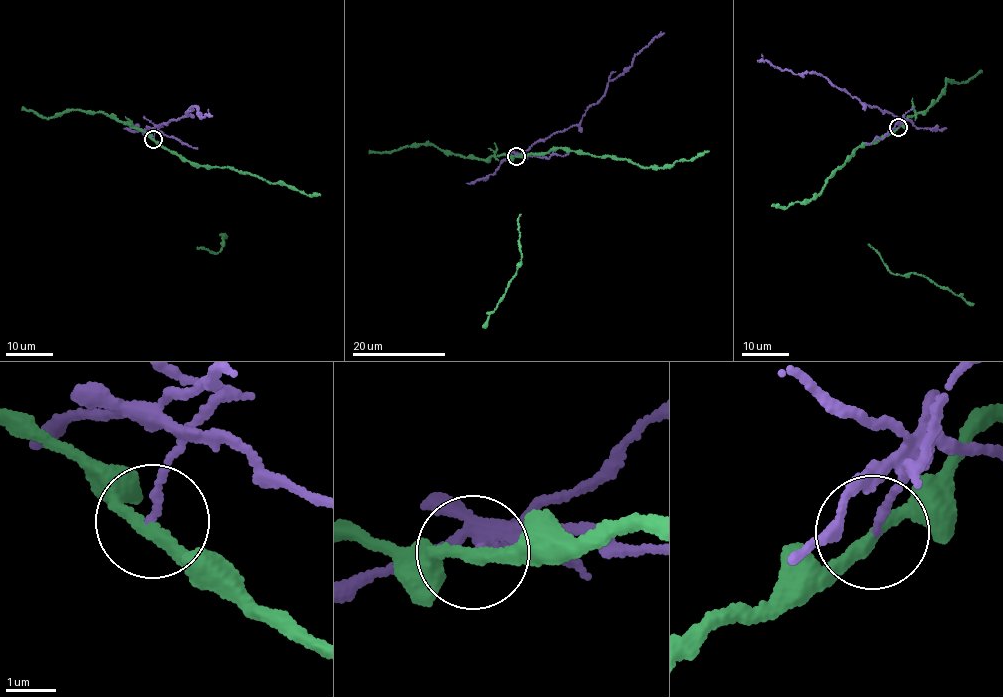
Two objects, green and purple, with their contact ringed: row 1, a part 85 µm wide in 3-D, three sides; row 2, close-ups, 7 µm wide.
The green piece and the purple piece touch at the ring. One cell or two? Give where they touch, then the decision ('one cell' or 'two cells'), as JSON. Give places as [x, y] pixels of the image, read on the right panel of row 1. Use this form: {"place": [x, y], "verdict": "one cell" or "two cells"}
{"place": [898, 127], "verdict": "two cells"}

